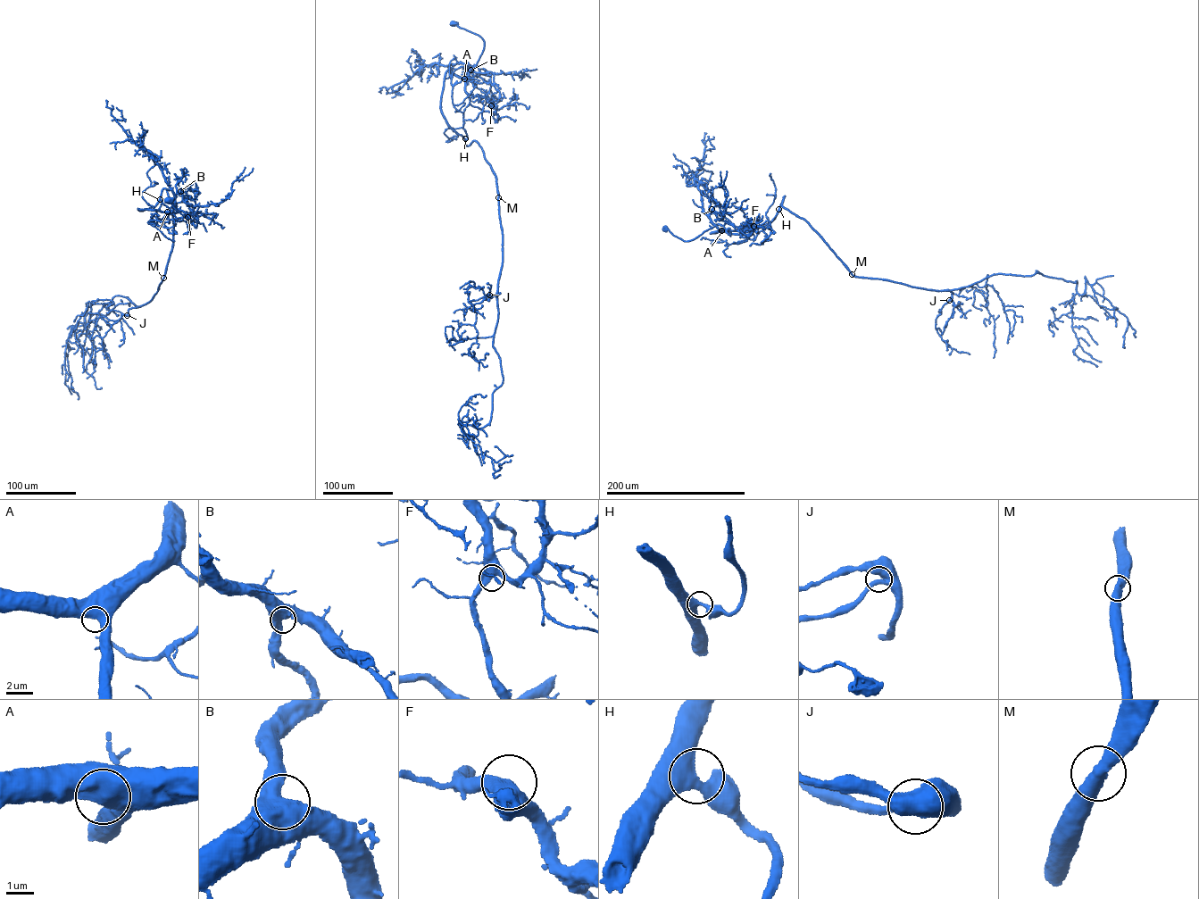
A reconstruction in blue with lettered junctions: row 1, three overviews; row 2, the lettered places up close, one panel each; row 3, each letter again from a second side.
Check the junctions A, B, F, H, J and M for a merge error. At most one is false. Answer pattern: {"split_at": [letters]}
{"split_at": []}

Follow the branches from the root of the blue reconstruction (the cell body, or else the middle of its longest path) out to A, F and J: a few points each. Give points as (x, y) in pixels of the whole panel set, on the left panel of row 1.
A: (168, 200), (191, 220), (186, 213), (174, 207), (167, 212)
F: (168, 200), (191, 220), (186, 213), (174, 207), (164, 217), (173, 220), (187, 217)
J: (168, 200), (191, 220), (174, 207), (137, 210), (154, 206), (165, 188), (172, 242), (157, 291), (127, 315)

